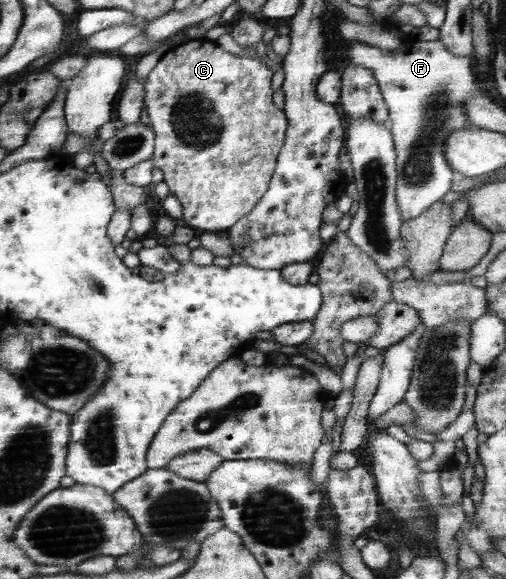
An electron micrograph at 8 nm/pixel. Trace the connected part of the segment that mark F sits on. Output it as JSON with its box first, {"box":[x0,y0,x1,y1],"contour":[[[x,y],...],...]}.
{"box":[344,39,478,222],"contour":[[[436,39],[415,40],[412,44],[403,40],[392,50],[380,50],[356,40],[351,41],[344,56],[347,65],[366,67],[377,79],[389,113],[382,125],[390,132],[395,149],[396,207],[401,222],[416,218],[451,188],[453,168],[446,163],[446,138],[454,130],[468,128],[465,100],[478,93],[472,55],[454,56]]]}

